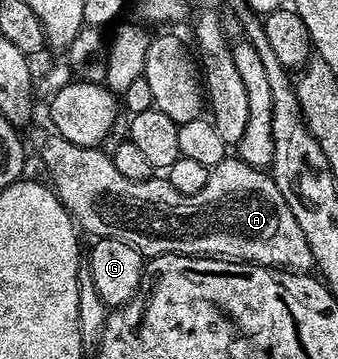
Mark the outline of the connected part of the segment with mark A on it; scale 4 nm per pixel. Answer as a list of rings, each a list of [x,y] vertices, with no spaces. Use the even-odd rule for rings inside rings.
[[[51,136],[51,138],[40,147],[42,159],[50,173],[48,179],[49,185],[62,201],[63,206],[65,206],[67,212],[70,213],[75,223],[77,223],[83,231],[86,229],[88,233],[94,234],[93,237],[95,239],[111,238],[112,240],[120,240],[124,244],[136,248],[138,253],[145,256],[147,259],[158,258],[161,254],[189,254],[191,256],[224,258],[236,262],[252,262],[255,266],[272,266],[280,270],[293,270],[295,272],[310,272],[315,269],[312,251],[308,246],[304,233],[297,226],[296,217],[294,217],[289,210],[284,196],[281,195],[274,179],[271,178],[271,175],[267,173],[266,170],[257,170],[255,166],[250,166],[237,156],[227,156],[220,164],[213,166],[208,176],[208,184],[204,184],[204,188],[200,188],[200,192],[196,192],[195,194],[181,194],[180,192],[176,192],[176,188],[172,188],[169,181],[162,176],[151,176],[139,182],[136,180],[128,180],[128,176],[123,176],[123,174],[116,169],[113,157],[111,157],[107,151],[105,154],[104,151],[105,149],[102,148],[83,148],[71,142],[66,142],[63,138],[57,136]]]

